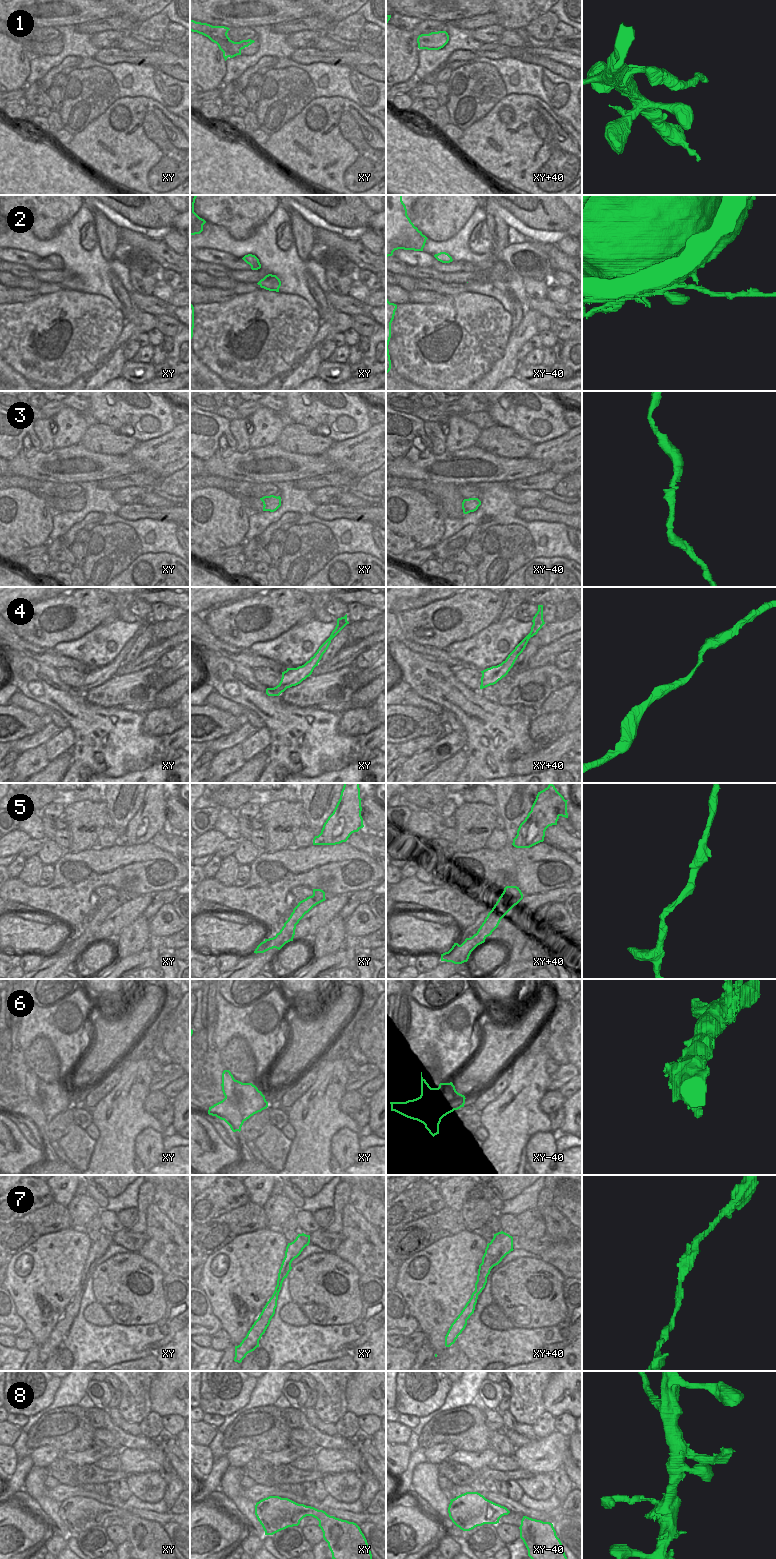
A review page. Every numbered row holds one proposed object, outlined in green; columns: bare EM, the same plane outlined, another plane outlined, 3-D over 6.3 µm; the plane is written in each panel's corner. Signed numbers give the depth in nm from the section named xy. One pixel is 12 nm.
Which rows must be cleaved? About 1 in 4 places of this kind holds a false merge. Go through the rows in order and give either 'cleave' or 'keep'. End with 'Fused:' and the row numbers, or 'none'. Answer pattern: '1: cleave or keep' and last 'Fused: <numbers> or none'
1: cleave
2: keep
3: keep
4: keep
5: keep
6: keep
7: keep
8: keep
Fused: 1

